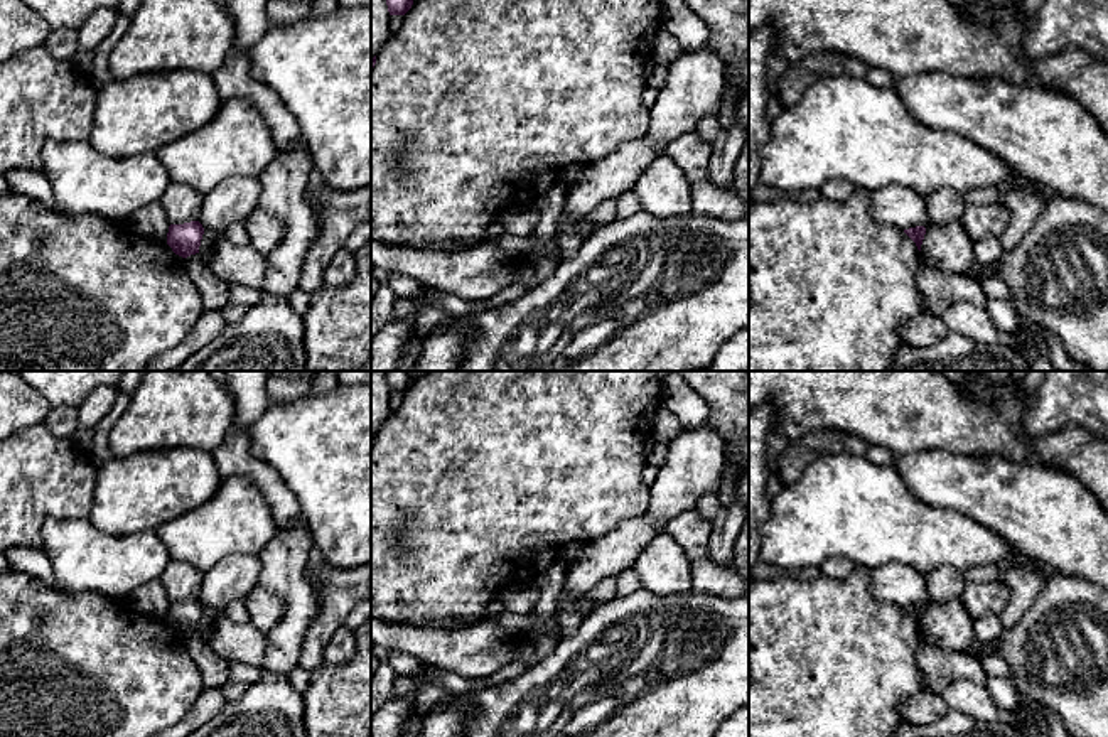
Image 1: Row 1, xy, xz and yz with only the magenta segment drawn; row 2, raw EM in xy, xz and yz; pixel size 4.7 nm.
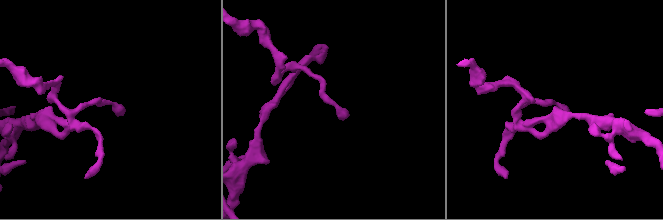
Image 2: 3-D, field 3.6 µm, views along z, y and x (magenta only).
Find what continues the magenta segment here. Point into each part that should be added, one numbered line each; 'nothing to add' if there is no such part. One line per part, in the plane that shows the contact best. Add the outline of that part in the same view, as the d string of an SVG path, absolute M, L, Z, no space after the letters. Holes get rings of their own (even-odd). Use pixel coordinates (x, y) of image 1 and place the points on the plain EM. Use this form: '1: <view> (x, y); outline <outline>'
nothing to add

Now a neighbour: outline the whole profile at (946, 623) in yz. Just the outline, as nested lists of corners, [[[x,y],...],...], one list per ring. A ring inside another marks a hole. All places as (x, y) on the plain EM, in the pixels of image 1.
[[[960,597],[929,602],[919,632],[949,651],[966,651],[975,641],[973,619]]]

